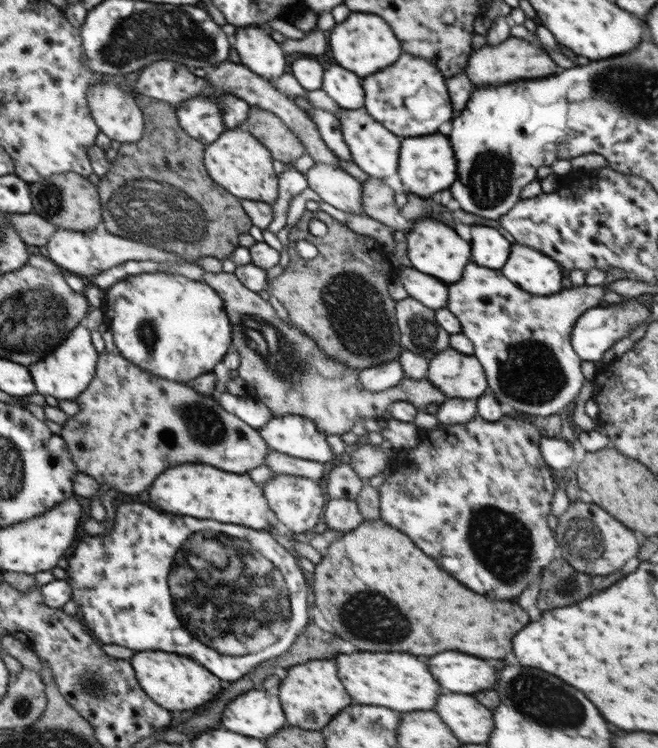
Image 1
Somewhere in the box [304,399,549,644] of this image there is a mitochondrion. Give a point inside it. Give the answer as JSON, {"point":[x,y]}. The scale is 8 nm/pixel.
{"point":[500,542]}

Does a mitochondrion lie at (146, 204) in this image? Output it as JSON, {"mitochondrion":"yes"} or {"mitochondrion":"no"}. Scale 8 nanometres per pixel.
{"mitochondrion":"yes"}

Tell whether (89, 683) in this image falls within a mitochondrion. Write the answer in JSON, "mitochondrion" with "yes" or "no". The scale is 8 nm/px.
{"mitochondrion":"yes"}

